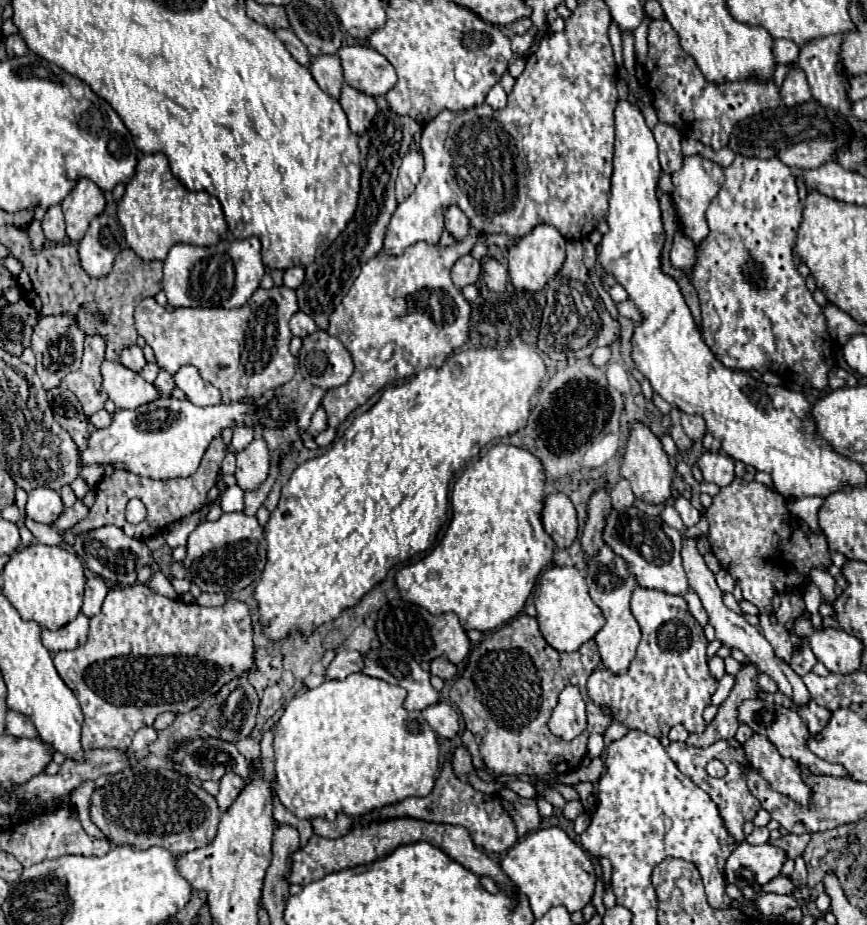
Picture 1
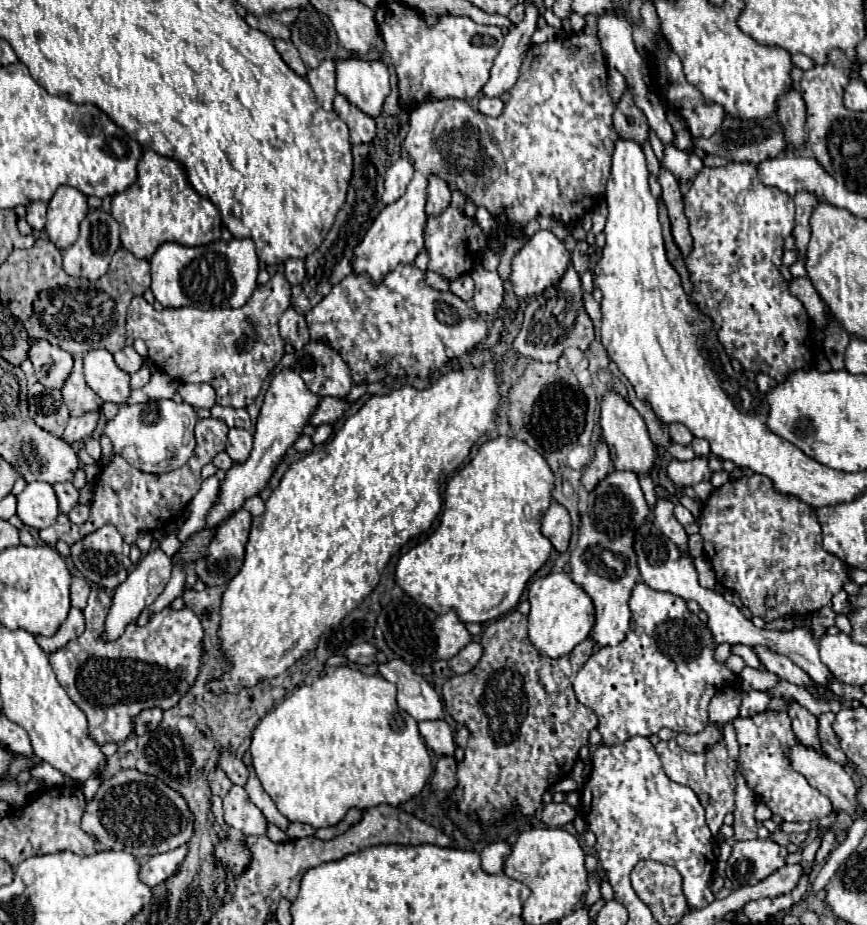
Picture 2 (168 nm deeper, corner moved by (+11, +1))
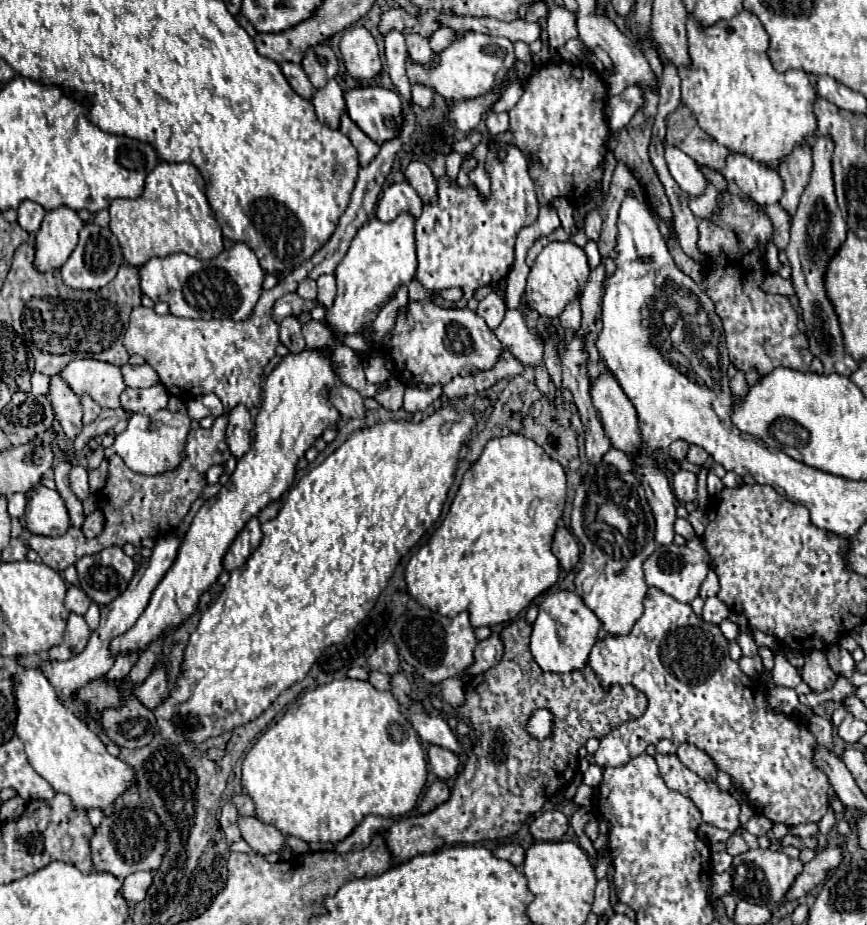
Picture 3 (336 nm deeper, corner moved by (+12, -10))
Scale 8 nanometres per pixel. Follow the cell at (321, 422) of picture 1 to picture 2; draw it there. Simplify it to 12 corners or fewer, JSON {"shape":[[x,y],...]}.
{"shape":[[325,396],[311,414],[309,424],[335,424],[347,402]]}

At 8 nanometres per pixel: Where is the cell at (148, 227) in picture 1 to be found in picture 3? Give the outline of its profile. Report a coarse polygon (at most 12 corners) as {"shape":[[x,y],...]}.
{"shape":[[158,163],[110,203],[128,265],[212,259],[222,231],[192,163]]}

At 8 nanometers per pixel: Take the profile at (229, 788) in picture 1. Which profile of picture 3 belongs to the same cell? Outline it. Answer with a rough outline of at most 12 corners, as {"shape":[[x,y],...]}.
{"shape":[[240,817],[242,839],[260,855],[278,853],[284,835],[256,817]]}

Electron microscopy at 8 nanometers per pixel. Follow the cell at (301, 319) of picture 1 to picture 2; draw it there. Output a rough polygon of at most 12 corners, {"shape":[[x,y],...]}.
{"shape":[[287,308],[279,334],[297,350],[309,342],[305,316]]}

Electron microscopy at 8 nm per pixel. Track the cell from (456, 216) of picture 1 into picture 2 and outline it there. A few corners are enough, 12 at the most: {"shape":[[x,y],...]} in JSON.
{"shape":[[429,178],[427,216],[439,216],[451,204],[441,178]]}

